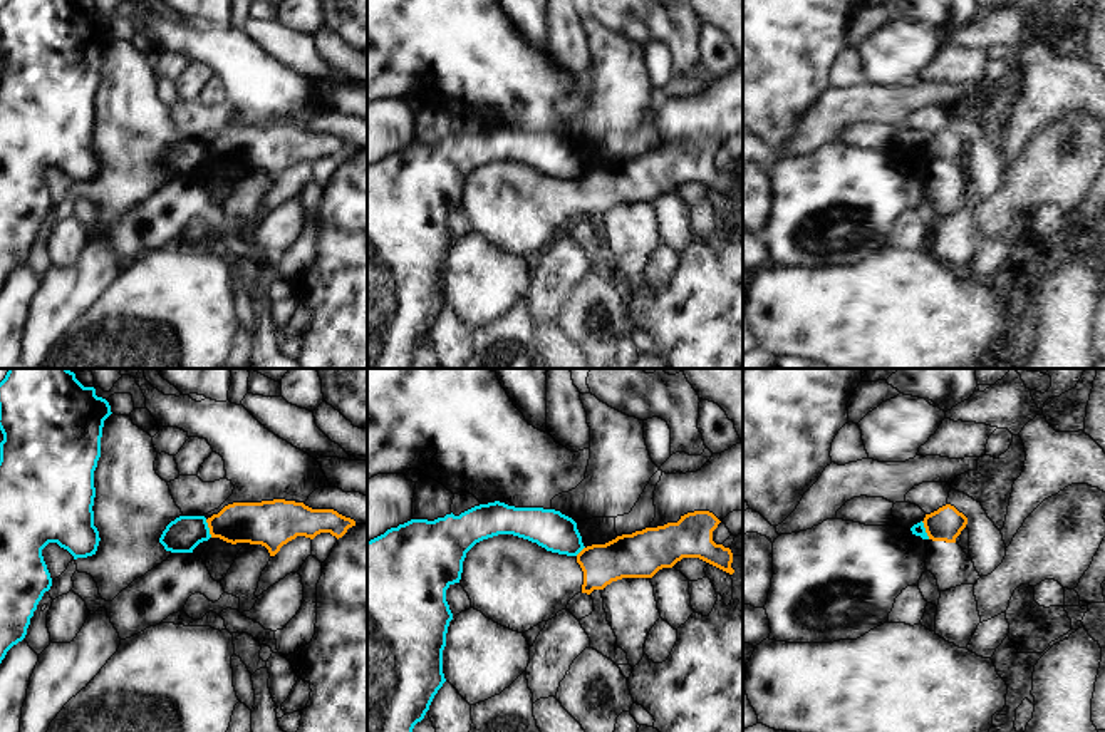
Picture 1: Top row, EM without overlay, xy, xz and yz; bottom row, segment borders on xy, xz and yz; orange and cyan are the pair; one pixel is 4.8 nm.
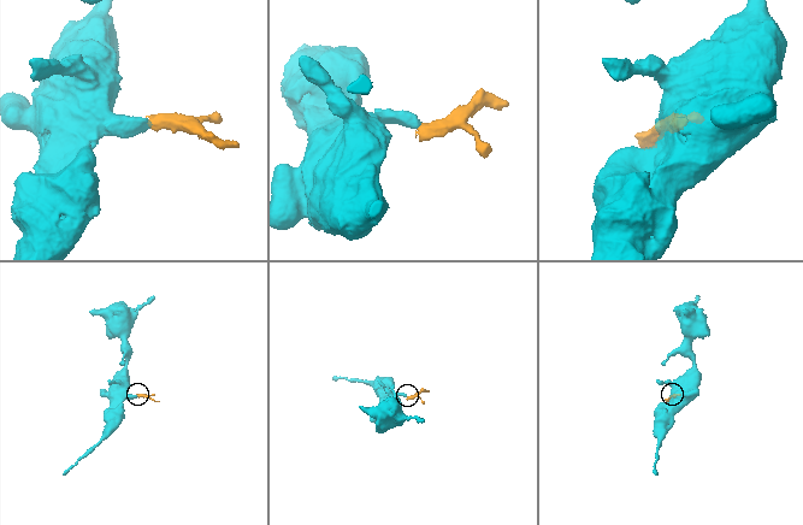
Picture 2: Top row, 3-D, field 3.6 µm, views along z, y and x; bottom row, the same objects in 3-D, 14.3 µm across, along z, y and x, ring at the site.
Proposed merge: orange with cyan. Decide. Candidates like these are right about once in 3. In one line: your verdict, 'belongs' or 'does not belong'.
does not belong

